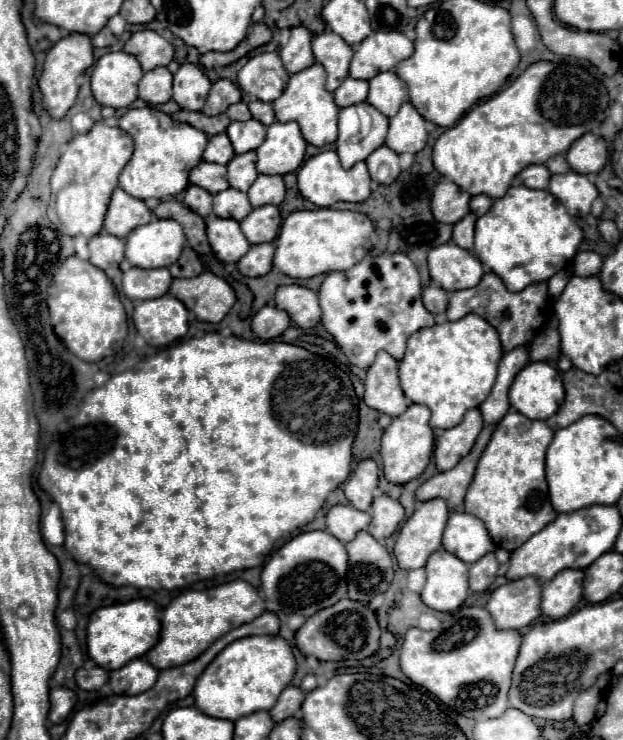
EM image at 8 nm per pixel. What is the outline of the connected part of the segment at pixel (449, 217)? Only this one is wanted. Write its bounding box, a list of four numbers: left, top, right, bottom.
[431,182,471,224]

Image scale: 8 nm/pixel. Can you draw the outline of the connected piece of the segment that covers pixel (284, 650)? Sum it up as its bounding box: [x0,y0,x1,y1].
[193,636,295,722]

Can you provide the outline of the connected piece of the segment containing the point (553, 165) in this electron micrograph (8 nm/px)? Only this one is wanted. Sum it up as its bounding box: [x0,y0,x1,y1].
[545,154,569,174]

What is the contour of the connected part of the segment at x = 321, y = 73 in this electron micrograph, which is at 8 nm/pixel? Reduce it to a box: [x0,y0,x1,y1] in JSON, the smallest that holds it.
[273,62,339,146]

